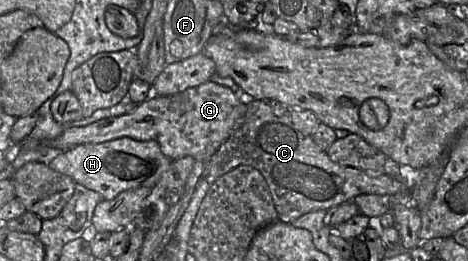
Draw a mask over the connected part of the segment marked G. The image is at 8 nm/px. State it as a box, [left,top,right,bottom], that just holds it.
[46,80,246,162]

